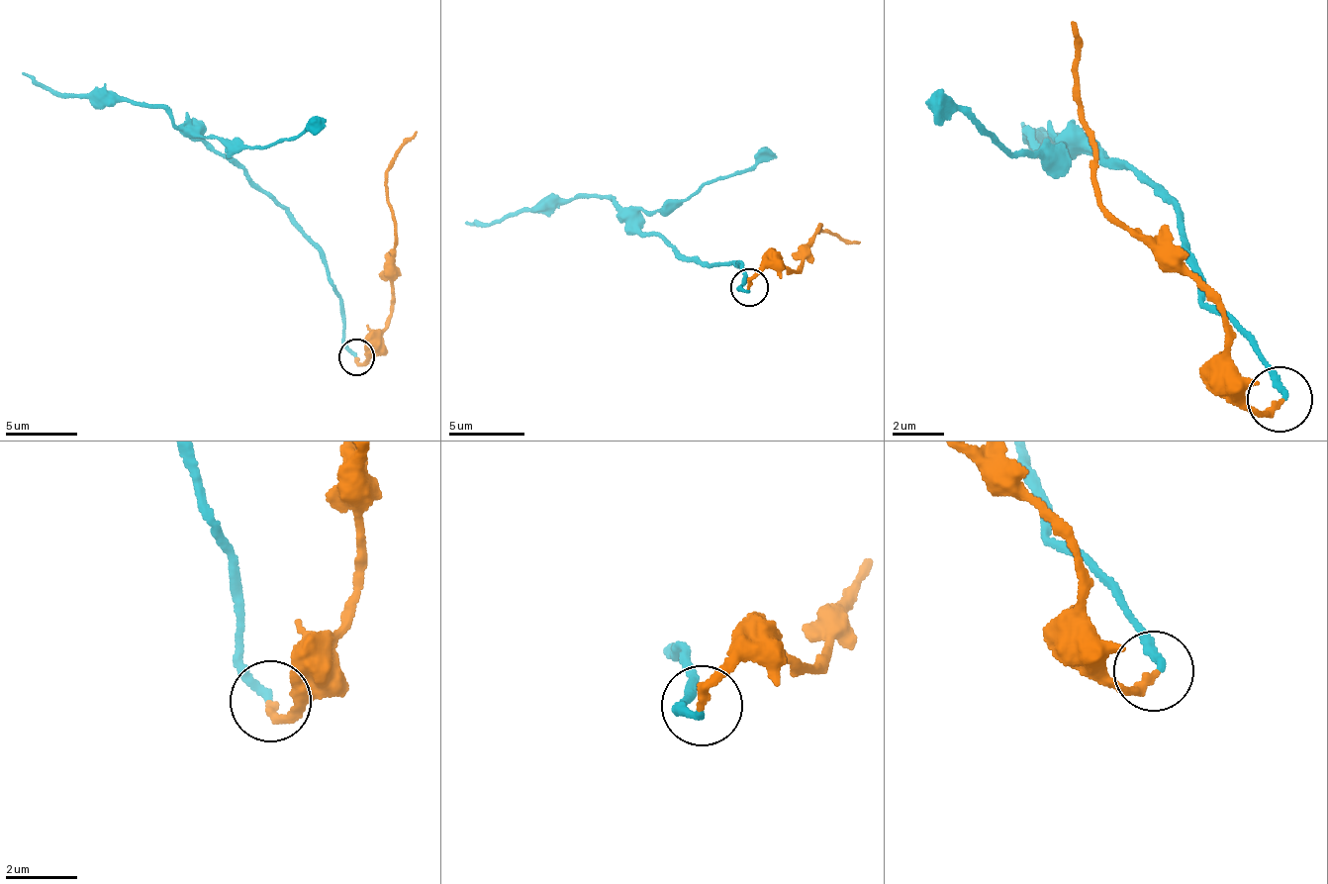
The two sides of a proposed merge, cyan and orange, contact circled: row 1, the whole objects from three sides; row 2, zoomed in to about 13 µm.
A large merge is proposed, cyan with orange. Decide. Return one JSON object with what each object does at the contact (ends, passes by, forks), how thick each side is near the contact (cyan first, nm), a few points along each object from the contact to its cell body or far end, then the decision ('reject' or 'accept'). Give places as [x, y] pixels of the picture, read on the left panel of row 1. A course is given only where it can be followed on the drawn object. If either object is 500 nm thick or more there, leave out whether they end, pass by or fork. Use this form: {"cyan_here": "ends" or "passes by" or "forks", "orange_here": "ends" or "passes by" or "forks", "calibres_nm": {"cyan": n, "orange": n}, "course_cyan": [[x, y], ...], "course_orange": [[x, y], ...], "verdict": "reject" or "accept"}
{"cyan_here": "ends", "orange_here": "ends", "calibres_nm": {"cyan": 200, "orange": 260}, "course_cyan": [[355, 358], [323, 250], [208, 141], [183, 131], [162, 109], [49, 93], [20, 72]], "course_orange": [[355, 357], [361, 362], [370, 351], [391, 307], [395, 232], [386, 170], [418, 130]], "verdict": "accept"}

